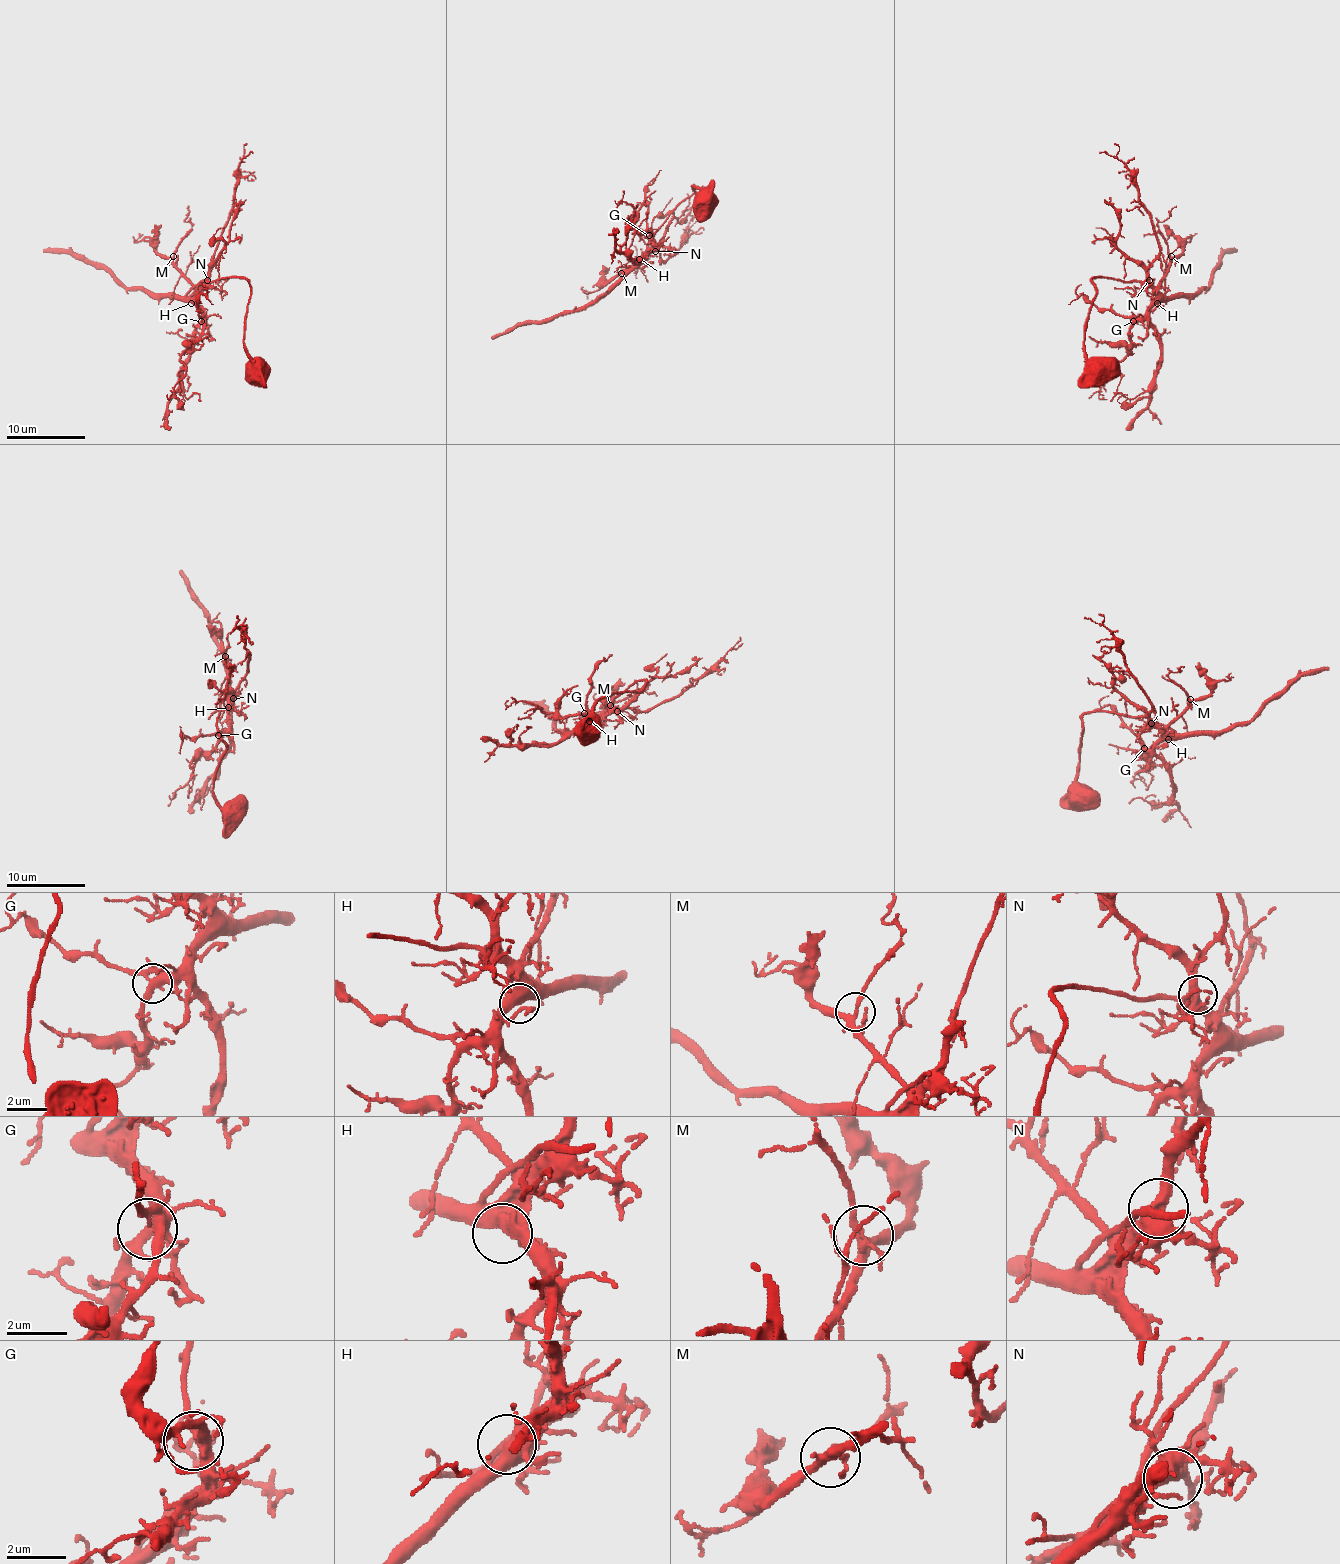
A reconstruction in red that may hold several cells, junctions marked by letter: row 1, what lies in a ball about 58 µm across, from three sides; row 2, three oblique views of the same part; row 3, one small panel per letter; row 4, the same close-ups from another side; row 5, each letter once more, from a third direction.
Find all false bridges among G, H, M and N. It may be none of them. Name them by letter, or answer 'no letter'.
no letter

